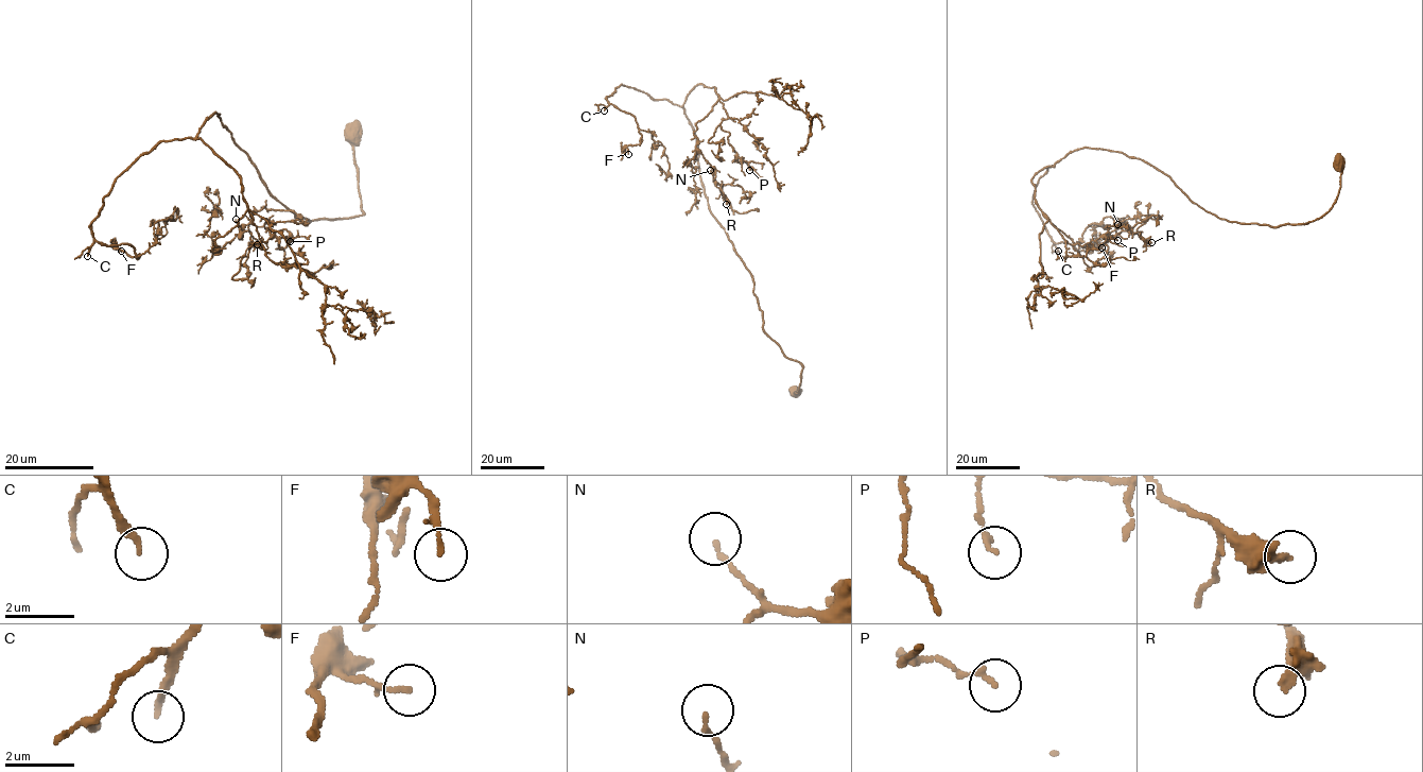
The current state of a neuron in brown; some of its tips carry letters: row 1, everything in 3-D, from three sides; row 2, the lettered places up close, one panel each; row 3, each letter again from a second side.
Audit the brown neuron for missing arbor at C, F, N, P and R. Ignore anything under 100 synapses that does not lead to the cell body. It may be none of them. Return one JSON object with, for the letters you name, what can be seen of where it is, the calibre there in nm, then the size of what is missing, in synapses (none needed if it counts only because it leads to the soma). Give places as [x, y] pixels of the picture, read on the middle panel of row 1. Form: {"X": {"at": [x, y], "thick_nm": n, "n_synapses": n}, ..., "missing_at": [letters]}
{"C": {"at": [604, 110], "thick_nm": 200, "n_synapses": 250}, "missing_at": ["C"]}

